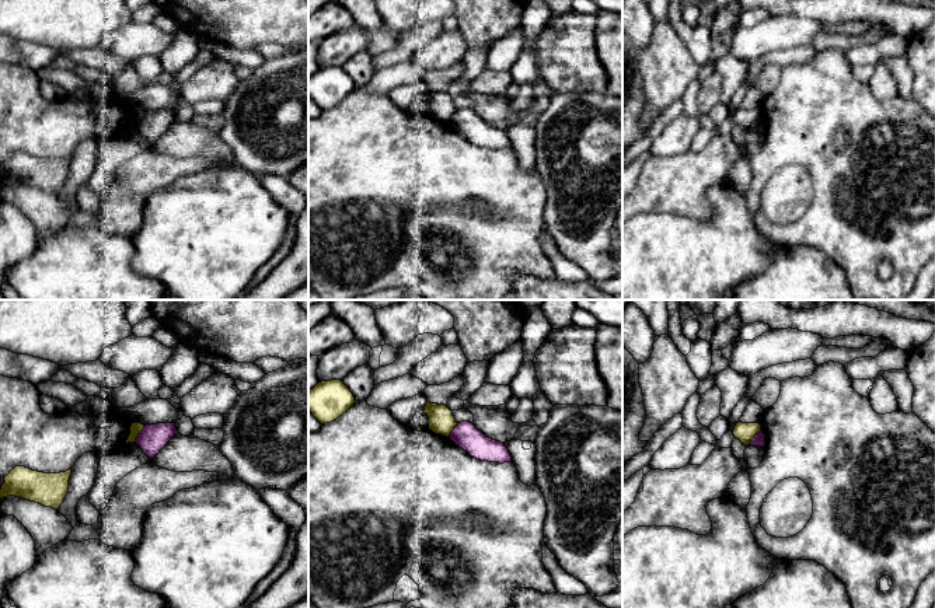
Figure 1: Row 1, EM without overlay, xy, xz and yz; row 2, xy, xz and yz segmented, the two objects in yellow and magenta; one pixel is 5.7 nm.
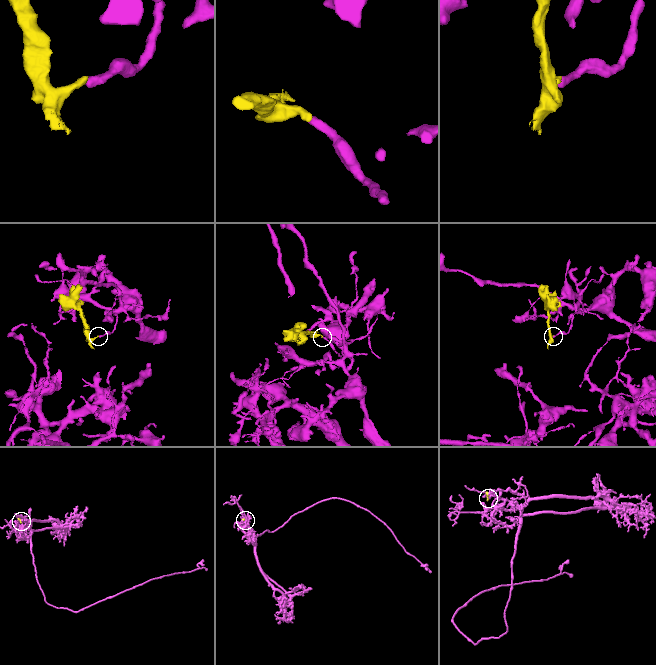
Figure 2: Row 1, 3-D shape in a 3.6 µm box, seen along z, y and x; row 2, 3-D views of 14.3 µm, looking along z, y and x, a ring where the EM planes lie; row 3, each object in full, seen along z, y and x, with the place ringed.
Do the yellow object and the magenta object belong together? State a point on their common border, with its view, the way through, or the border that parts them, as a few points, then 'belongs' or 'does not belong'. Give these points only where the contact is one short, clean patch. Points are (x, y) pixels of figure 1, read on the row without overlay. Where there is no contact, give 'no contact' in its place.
contact xy (138, 121); border xy (145, 112), (133, 128); does not belong

